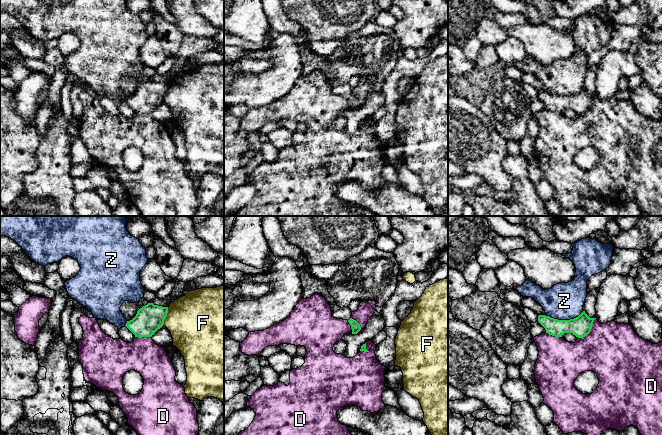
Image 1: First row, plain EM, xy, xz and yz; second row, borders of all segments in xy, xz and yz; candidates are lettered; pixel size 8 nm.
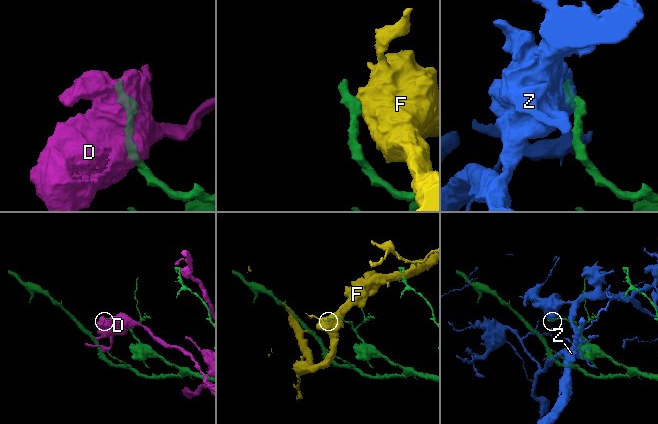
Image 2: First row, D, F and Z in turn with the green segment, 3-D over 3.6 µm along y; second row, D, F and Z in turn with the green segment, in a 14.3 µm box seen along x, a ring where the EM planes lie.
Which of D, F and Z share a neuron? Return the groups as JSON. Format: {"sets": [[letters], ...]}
{"sets": [["D"], ["F"], ["Z"]]}

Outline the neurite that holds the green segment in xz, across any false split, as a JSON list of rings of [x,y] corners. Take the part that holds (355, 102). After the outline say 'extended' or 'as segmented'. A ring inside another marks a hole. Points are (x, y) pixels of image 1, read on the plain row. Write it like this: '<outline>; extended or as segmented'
[[[303,47],[301,49],[301,58],[303,62],[302,74],[307,75],[314,70],[321,70],[331,83],[332,92],[337,95],[347,96],[351,101],[352,110],[357,110],[361,106],[360,100],[351,94],[352,88],[348,83],[339,83],[335,75],[329,70],[327,65],[327,57],[314,53],[313,51]]]; extended

